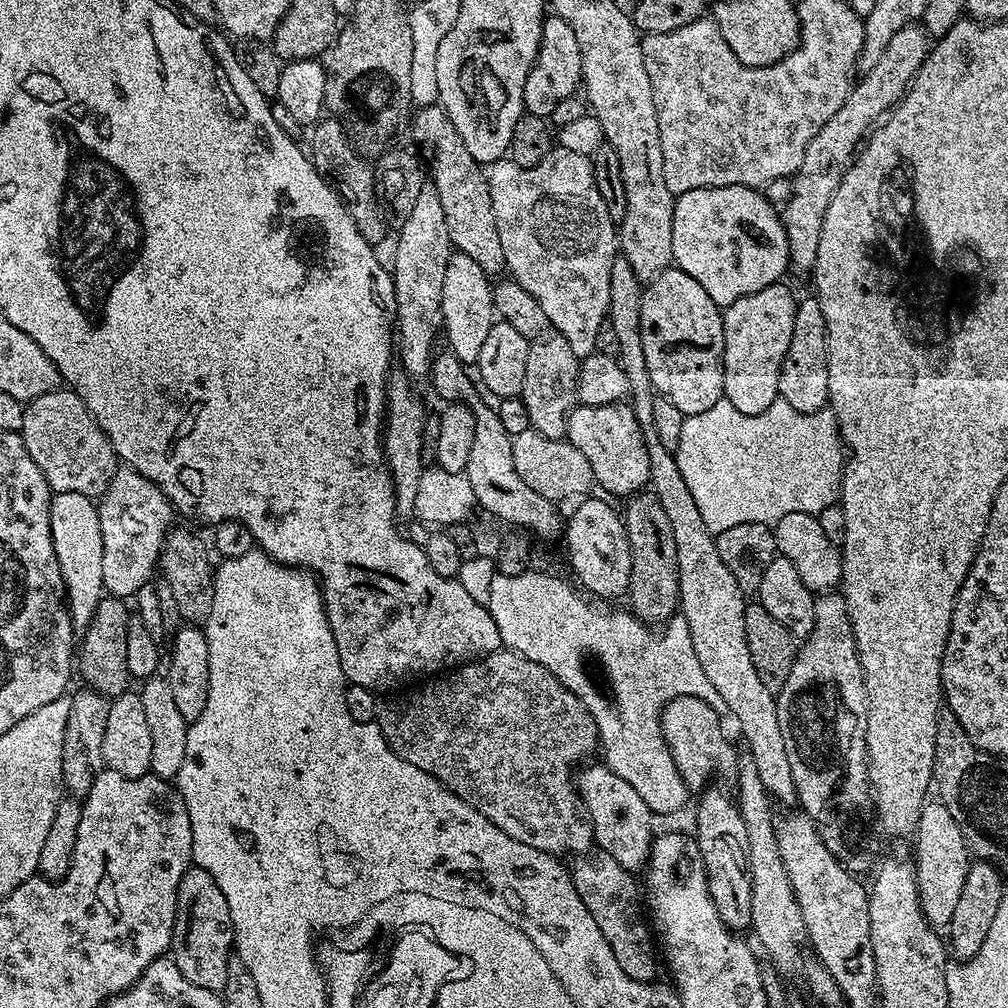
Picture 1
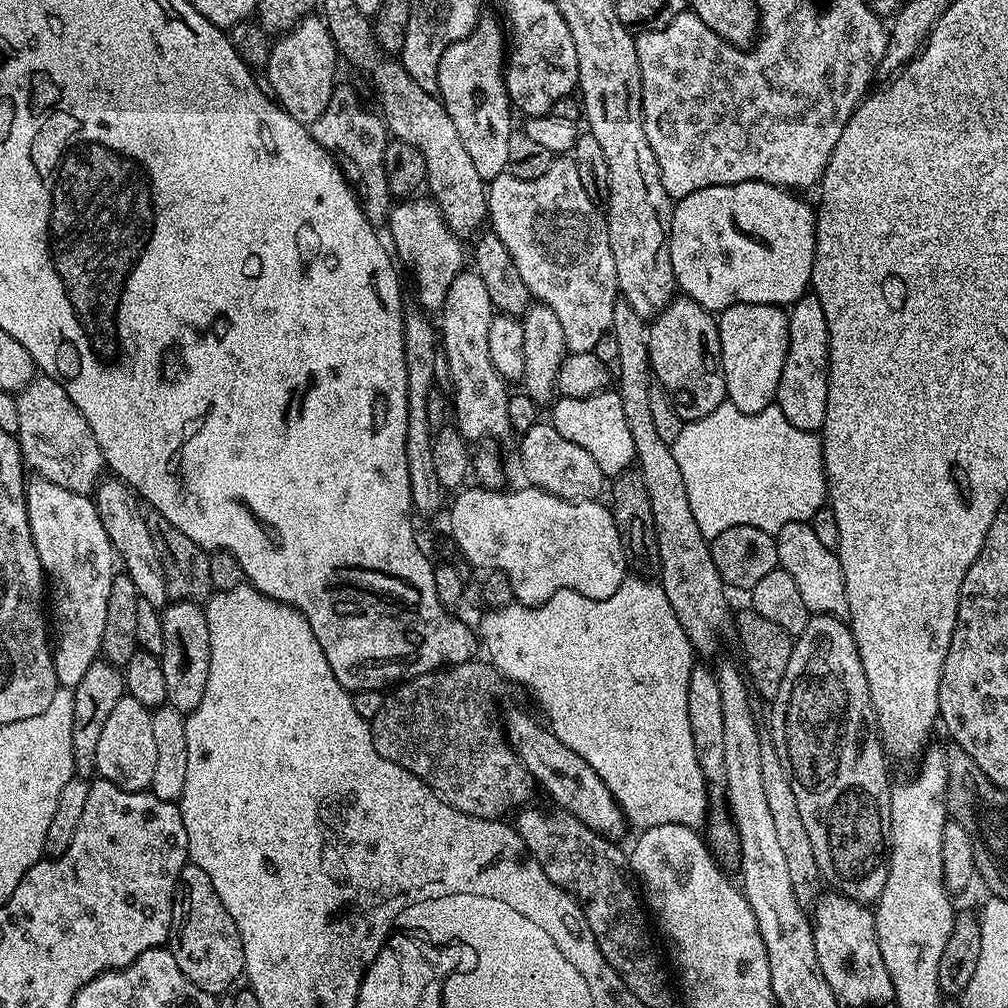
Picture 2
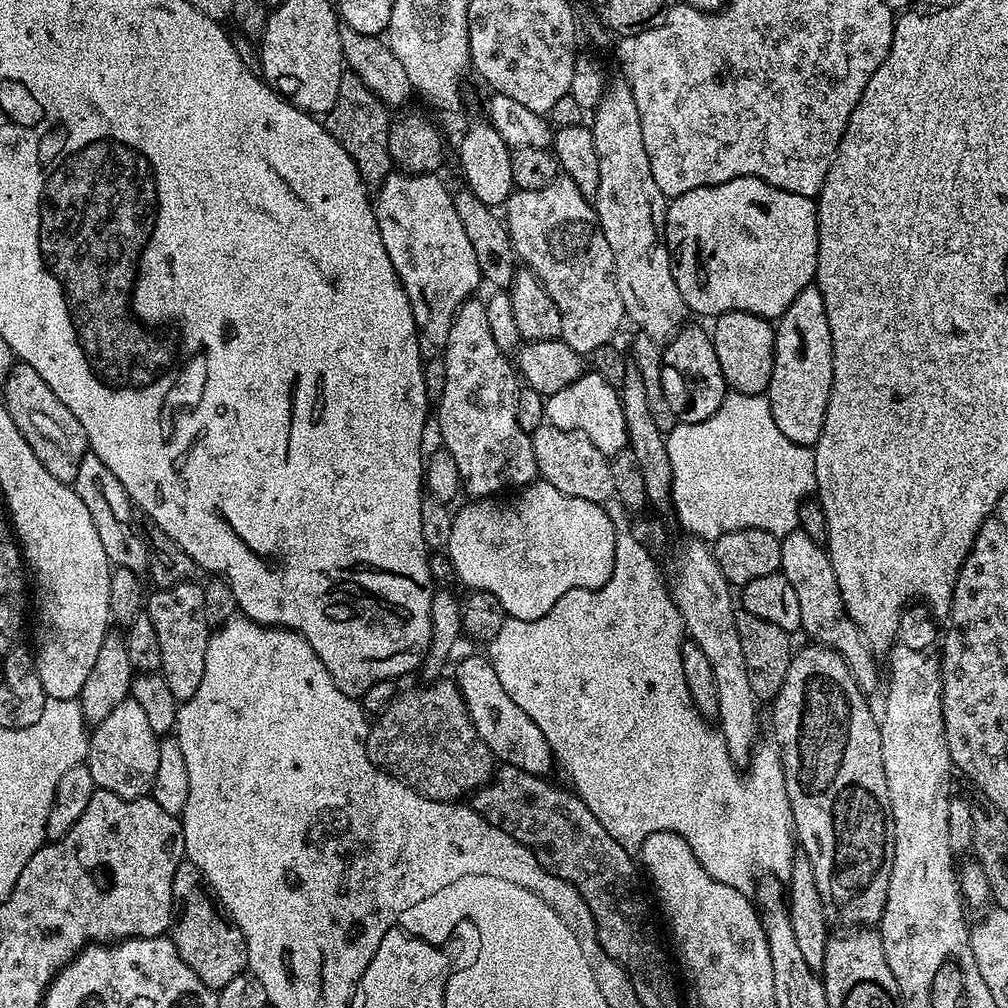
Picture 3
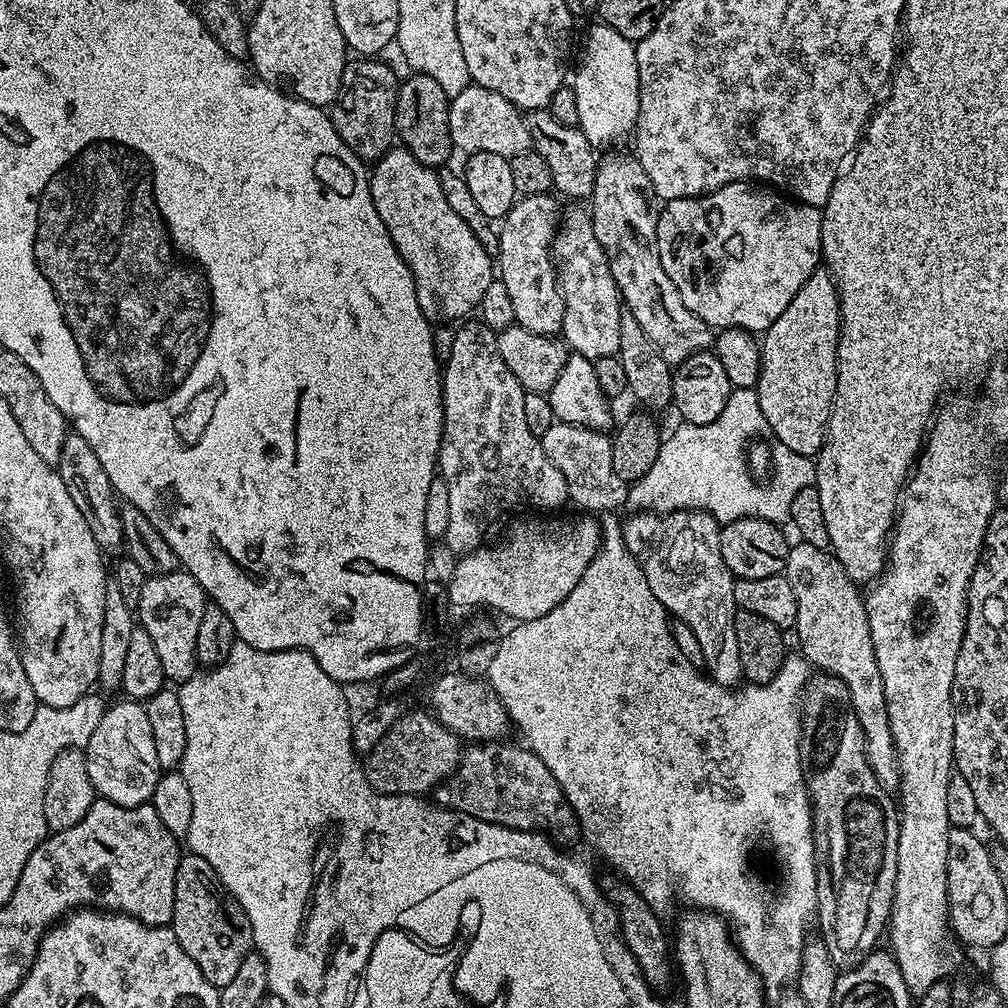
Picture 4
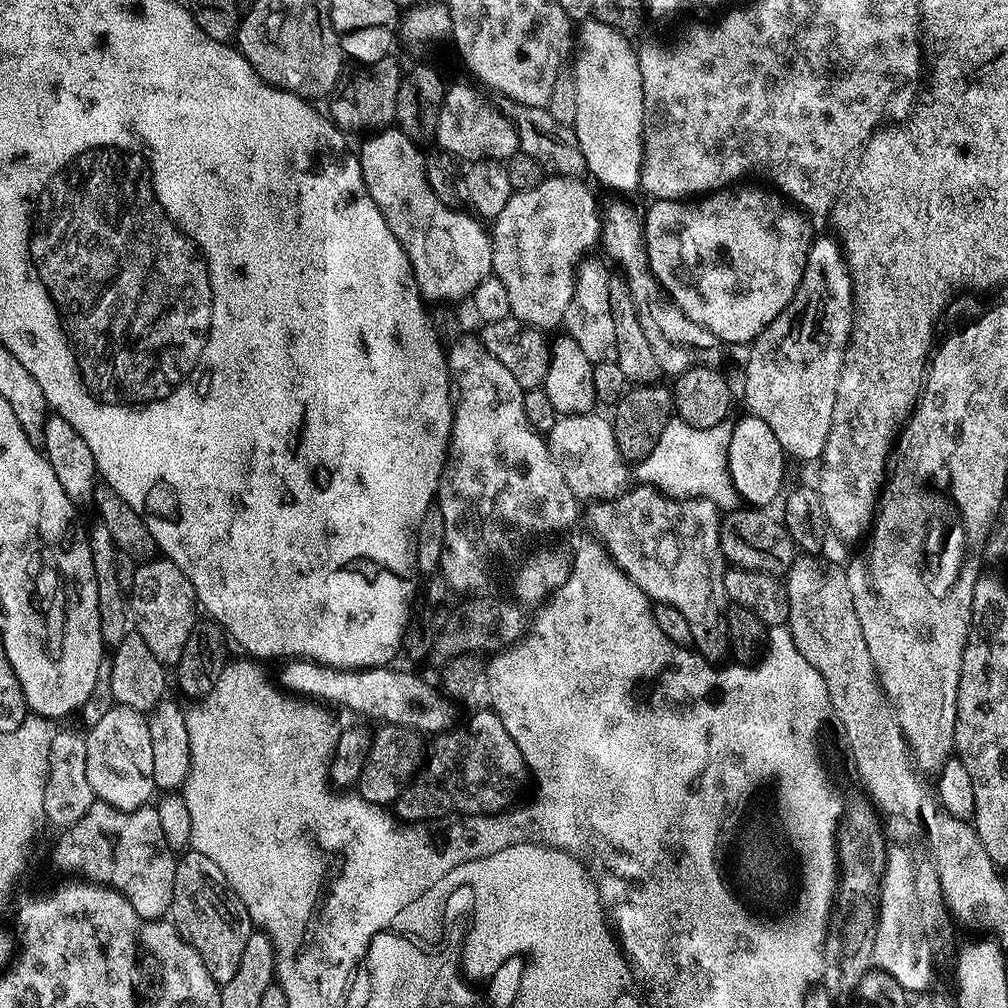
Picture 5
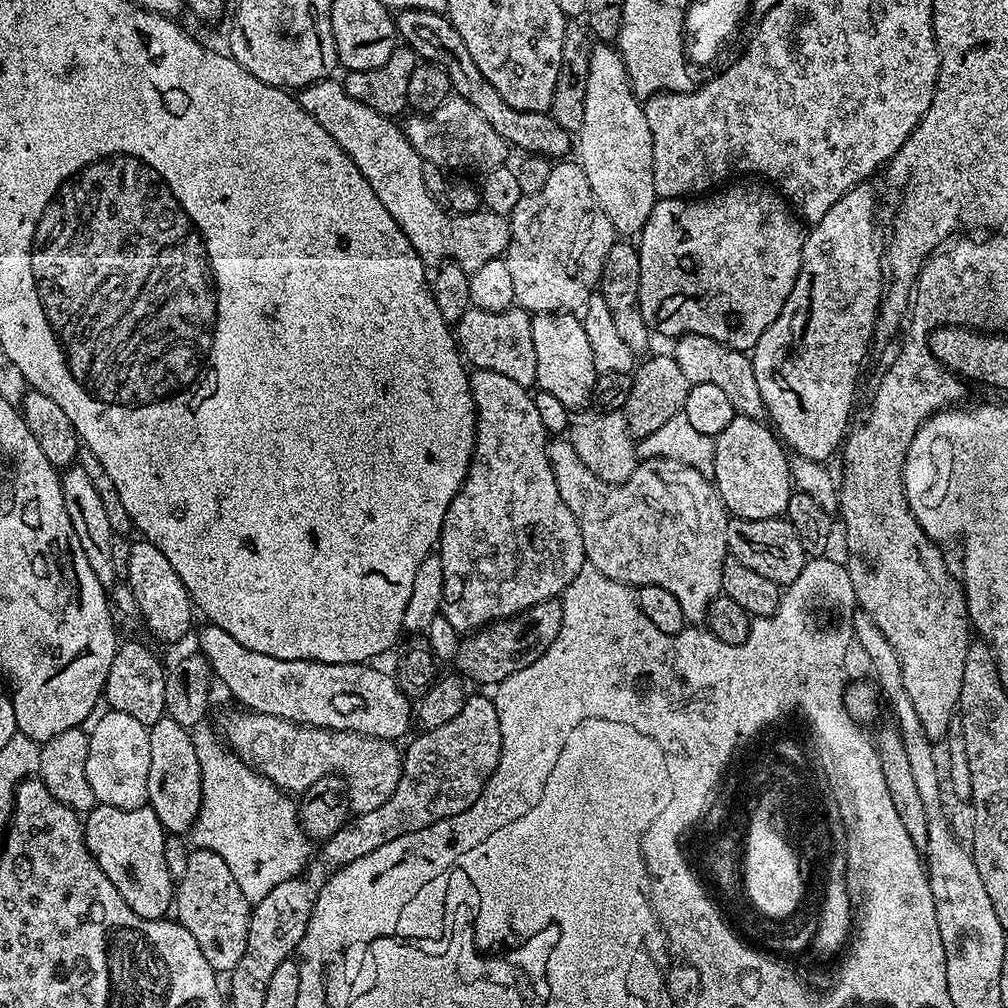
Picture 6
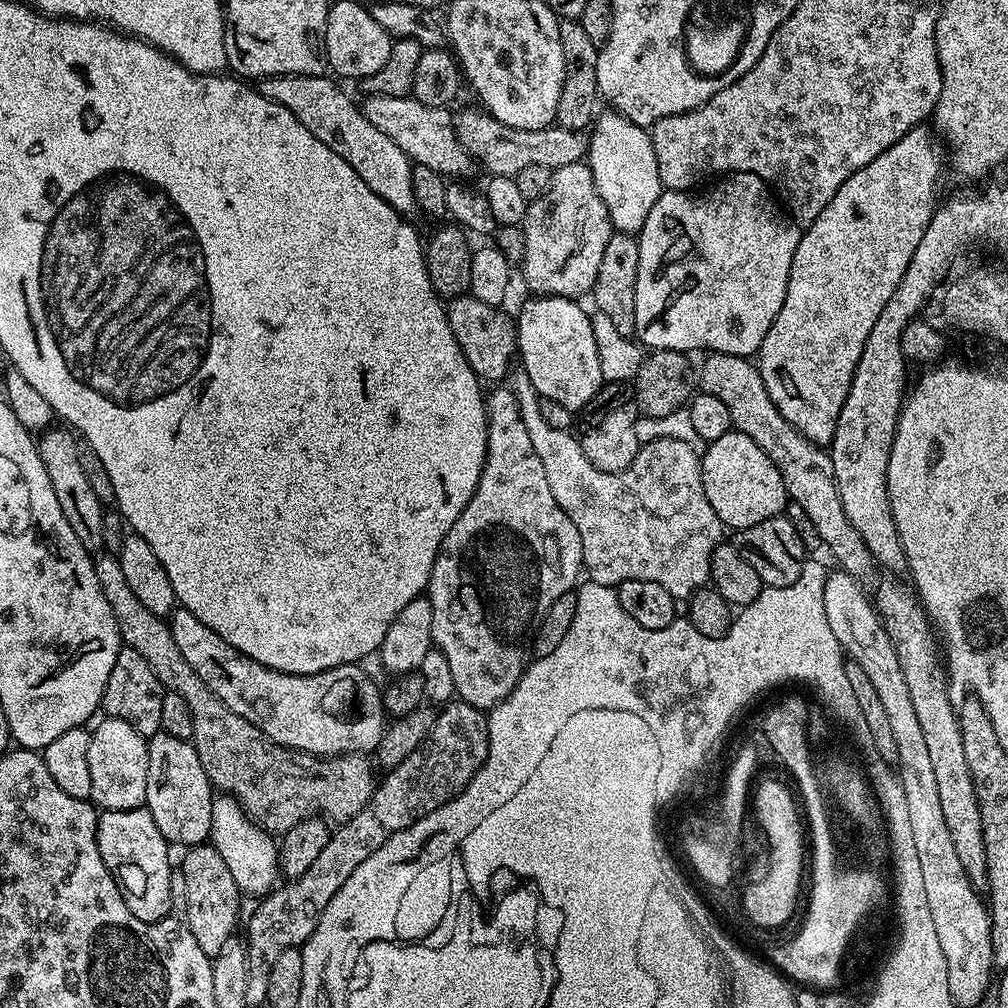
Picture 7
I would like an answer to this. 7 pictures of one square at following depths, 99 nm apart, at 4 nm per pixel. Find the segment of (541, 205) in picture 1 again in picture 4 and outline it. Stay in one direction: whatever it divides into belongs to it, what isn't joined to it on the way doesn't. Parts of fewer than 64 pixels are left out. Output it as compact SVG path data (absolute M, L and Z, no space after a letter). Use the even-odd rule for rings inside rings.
M584 212L563 213L559 221L556 235L552 237L552 258L556 261L556 280L560 283L560 293L564 299L564 326L562 339L575 355L584 356L595 361L619 353L618 334L620 333L620 314L622 301L620 287L614 282L614 274L610 274L608 259L604 248L594 238L594 226L591 215Z

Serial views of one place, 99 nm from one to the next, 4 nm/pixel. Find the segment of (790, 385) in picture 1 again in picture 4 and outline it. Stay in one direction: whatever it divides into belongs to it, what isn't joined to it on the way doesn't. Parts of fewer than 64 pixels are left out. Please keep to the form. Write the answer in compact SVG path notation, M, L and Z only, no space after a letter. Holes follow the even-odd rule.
M817 270L806 278L802 290L794 294L794 302L786 306L786 310L769 327L768 331L763 333L762 343L759 345L760 352L760 376L756 380L755 390L758 394L758 406L762 406L762 414L767 431L773 432L779 444L794 450L794 454L815 457L824 444L824 435L828 432L828 419L832 413L832 403L836 393L836 348L840 344L840 295L836 293L836 283L832 280L832 275L827 270Z

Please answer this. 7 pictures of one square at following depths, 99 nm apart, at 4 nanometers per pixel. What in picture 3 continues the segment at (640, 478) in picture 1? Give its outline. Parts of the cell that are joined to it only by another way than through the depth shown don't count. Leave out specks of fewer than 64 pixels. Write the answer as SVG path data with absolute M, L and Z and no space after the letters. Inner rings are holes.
M585 371L570 386L562 386L558 394L550 394L544 401L544 419L558 426L558 430L581 432L602 450L606 457L613 457L628 448L626 414L622 414L622 402L618 388L606 382L596 371Z

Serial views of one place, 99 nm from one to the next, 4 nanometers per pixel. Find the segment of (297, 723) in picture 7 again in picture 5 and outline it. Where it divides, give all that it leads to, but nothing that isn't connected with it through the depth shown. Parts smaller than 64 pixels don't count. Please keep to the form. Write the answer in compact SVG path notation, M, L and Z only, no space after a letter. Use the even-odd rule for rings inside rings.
M303 658L293 659L287 664L290 665L283 670L279 683L289 693L299 697L311 698L328 706L337 704L340 708L357 712L360 715L358 717L365 721L380 720L376 722L383 722L388 726L417 728L425 733L432 732L431 734L444 734L453 727L452 719L456 716L456 708L452 704L455 703L439 687L431 688L426 681L416 680L412 672L395 672L395 667L392 666L359 670L328 668L324 664Z

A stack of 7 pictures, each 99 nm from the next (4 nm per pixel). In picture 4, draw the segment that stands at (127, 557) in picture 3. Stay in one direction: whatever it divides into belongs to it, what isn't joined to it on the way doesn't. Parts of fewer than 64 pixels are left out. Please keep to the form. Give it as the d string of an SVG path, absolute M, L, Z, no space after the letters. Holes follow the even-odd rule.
M69 433L66 442L63 443L56 469L63 484L67 487L67 493L74 501L74 506L81 511L82 518L86 520L86 524L100 548L108 552L118 546L121 547L123 536L116 495L112 490L112 483L102 469L102 462L94 454L88 440L76 433Z

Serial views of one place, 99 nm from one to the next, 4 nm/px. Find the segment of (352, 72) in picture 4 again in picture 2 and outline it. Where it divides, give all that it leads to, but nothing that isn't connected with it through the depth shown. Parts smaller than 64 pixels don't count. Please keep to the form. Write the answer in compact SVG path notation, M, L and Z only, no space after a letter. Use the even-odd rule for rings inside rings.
M340 82L330 94L326 110L322 110L319 118L311 124L310 131L318 146L336 157L368 221L374 226L384 226L388 223L388 212L394 203L384 169L384 155L390 133L384 127L383 119L373 112L360 101L359 94L350 85Z

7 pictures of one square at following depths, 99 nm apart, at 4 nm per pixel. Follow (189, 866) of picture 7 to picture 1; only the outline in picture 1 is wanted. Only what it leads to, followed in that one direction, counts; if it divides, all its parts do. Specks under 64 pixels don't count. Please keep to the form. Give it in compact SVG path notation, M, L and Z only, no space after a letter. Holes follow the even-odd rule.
M195 866L178 882L176 917L172 931L170 958L182 970L186 982L202 986L202 990L223 993L226 986L226 970L234 955L234 930L230 922L230 906L226 906L226 894L218 890L218 882Z

